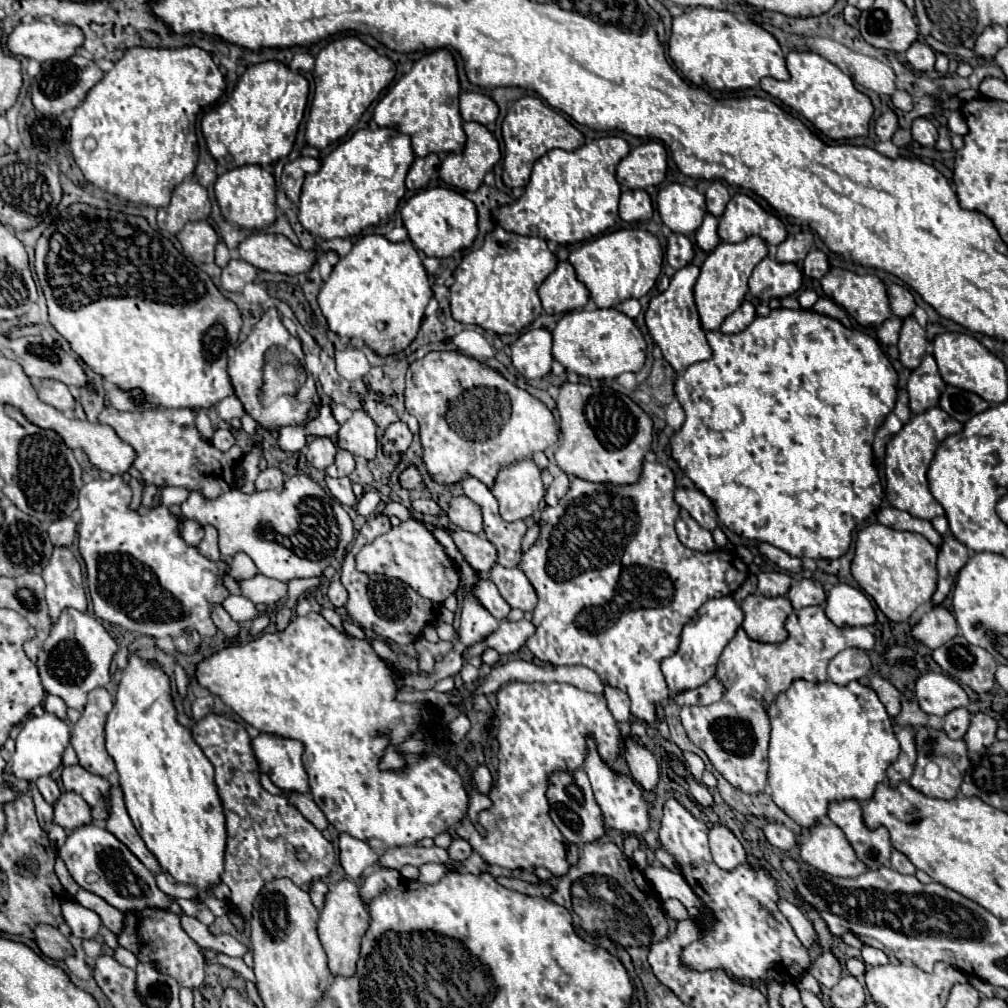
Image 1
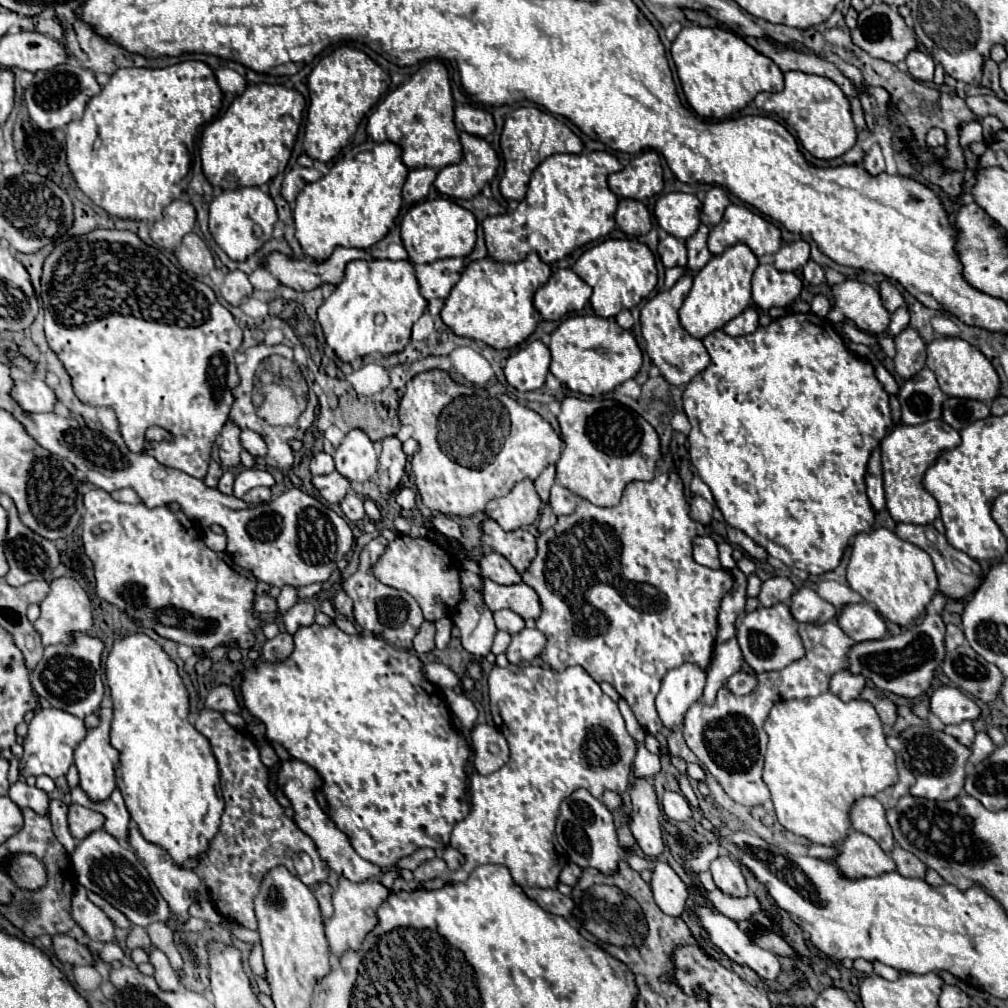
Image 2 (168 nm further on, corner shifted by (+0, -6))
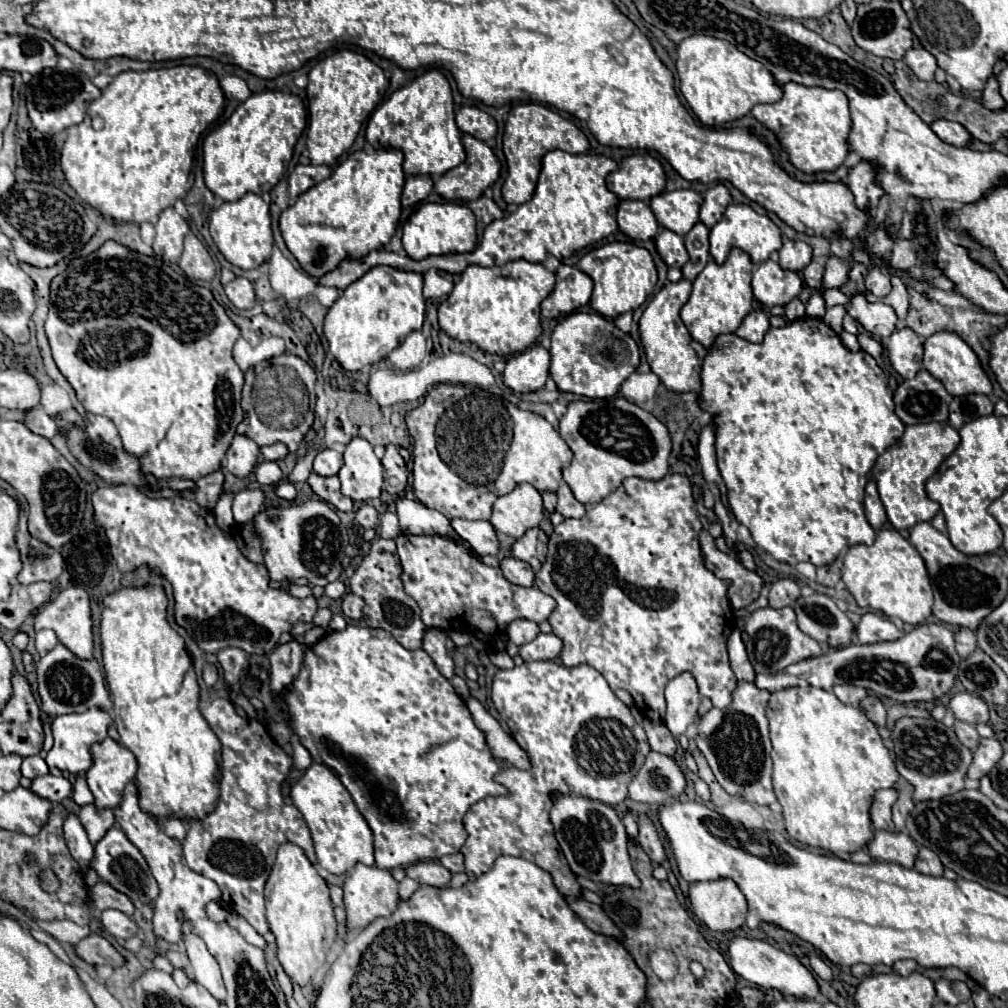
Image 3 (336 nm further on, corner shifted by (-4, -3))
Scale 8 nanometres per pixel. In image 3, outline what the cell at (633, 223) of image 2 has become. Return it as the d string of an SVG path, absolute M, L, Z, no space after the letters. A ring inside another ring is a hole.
M620 201L618 227L634 241L646 241L656 235L656 217L644 201Z

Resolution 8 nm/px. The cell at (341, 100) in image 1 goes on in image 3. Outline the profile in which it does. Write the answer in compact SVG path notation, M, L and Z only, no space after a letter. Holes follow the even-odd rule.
M340 49L318 61L308 73L306 87L308 111L312 113L306 137L310 161L330 167L336 165L338 157L352 147L362 123L384 101L386 91L388 79L384 71L362 53L356 53L352 49Z

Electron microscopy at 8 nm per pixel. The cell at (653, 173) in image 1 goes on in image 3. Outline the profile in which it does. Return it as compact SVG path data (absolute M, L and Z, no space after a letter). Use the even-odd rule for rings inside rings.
M630 155L622 159L618 171L606 177L606 185L620 199L648 199L664 189L664 169L652 155Z

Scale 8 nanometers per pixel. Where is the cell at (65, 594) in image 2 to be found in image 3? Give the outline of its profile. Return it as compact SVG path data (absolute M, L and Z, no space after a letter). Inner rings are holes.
M68 587L60 591L56 599L46 603L46 607L40 611L40 615L34 621L34 629L52 629L58 635L58 641L66 645L74 655L80 659L90 659L94 651L92 641L92 613L90 613L90 597L82 587Z

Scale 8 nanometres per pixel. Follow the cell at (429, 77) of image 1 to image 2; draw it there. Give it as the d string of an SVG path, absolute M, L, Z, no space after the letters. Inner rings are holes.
M436 60L422 66L406 84L392 90L376 106L366 130L374 142L390 140L398 144L402 148L402 162L410 170L422 166L442 170L450 164L458 164L462 160L462 146L454 126L454 100L446 68Z

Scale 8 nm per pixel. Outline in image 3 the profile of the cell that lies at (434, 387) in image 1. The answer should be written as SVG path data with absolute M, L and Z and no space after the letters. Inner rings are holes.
M440 383L436 385L424 399L422 405L418 405L416 409L408 411L406 415L406 425L410 429L410 435L414 439L414 447L412 447L412 477L414 477L414 493L416 493L416 499L426 505L428 509L436 509L440 511L442 515L446 515L448 519L490 519L490 513L492 513L492 505L494 501L500 497L500 495L506 495L510 493L516 485L520 483L530 483L534 485L538 491L556 491L560 481L562 481L562 473L560 469L566 467L566 463L570 463L572 459L572 451L566 447L564 439L560 437L560 433L544 419L540 417L538 413L532 413L532 411L522 411L518 409L514 403L508 403L500 397L494 397L492 393L480 389L480 387L472 387L472 385L450 385L450 383Z

